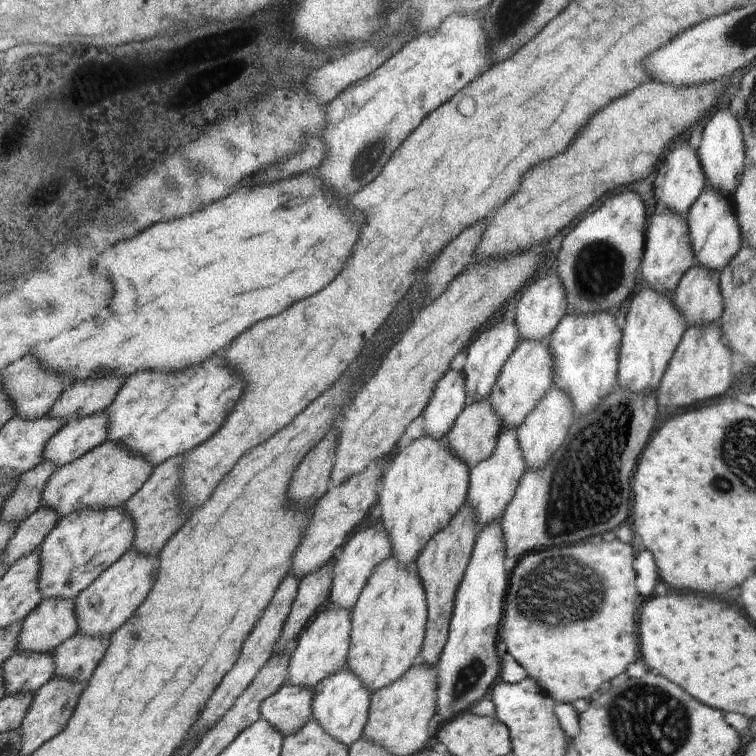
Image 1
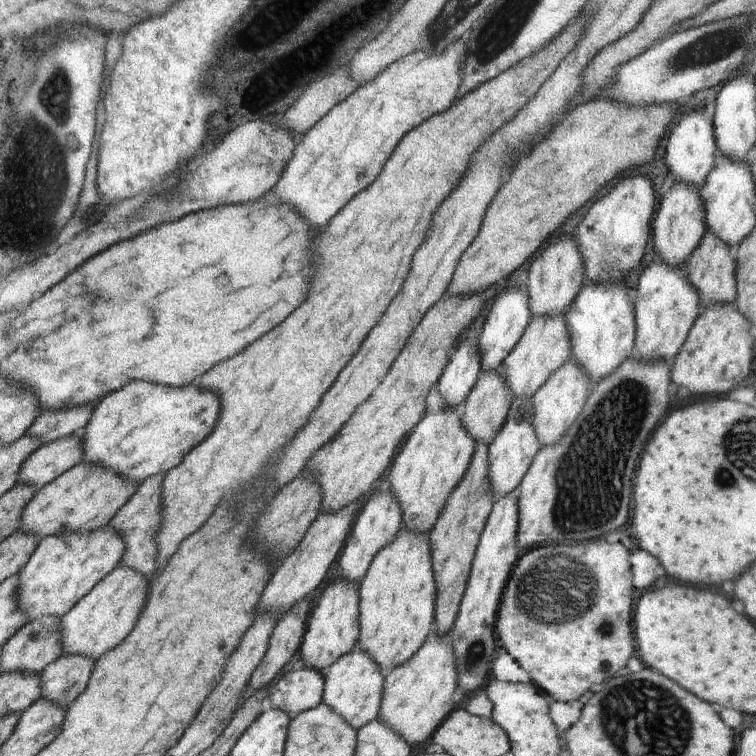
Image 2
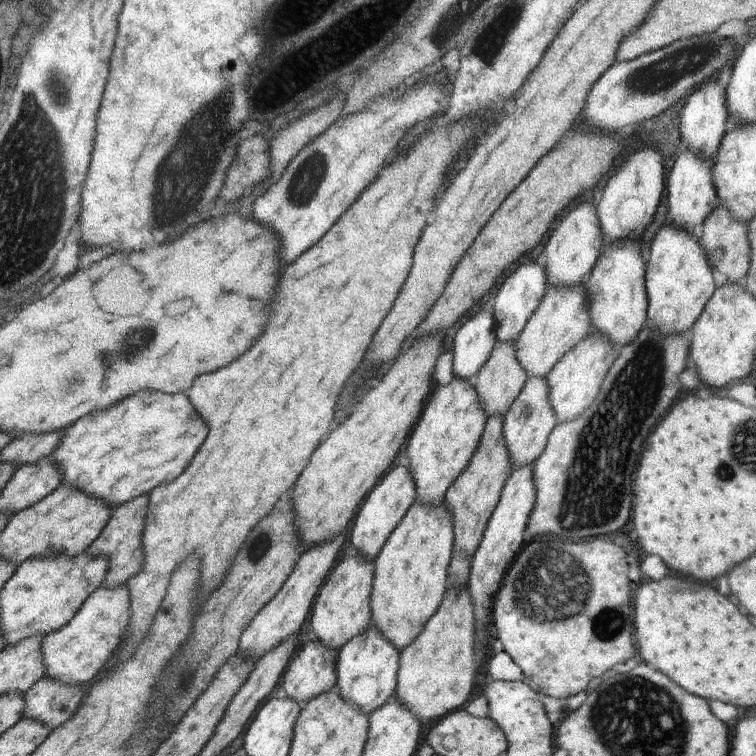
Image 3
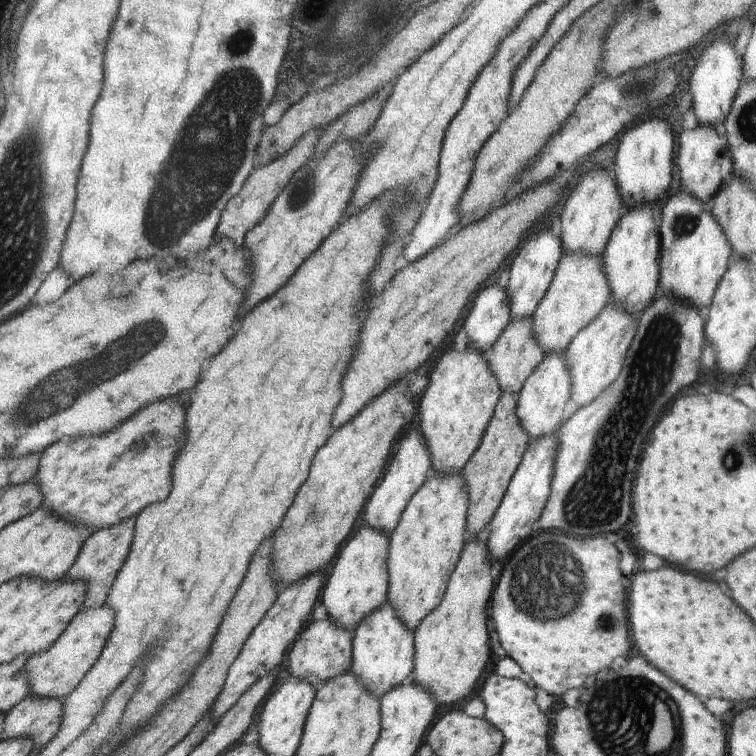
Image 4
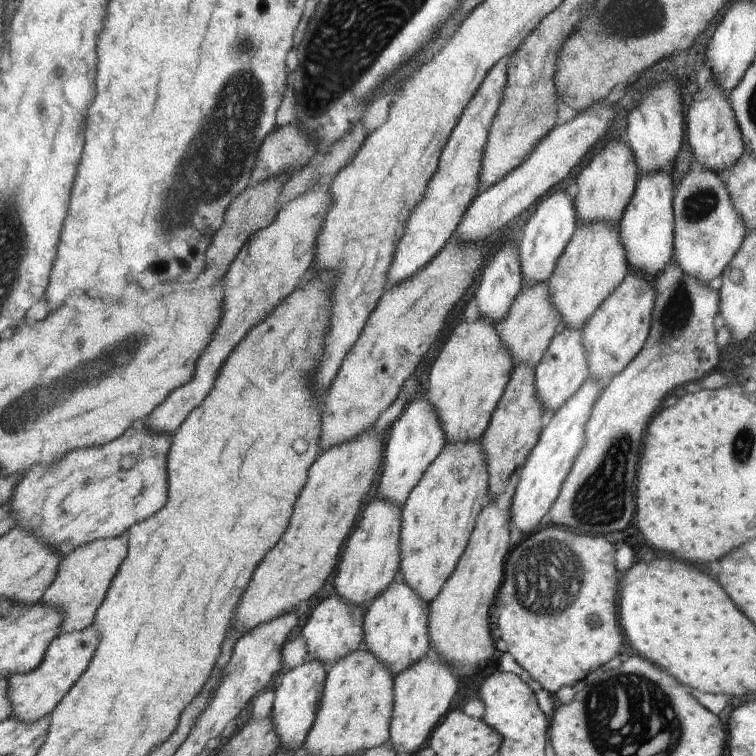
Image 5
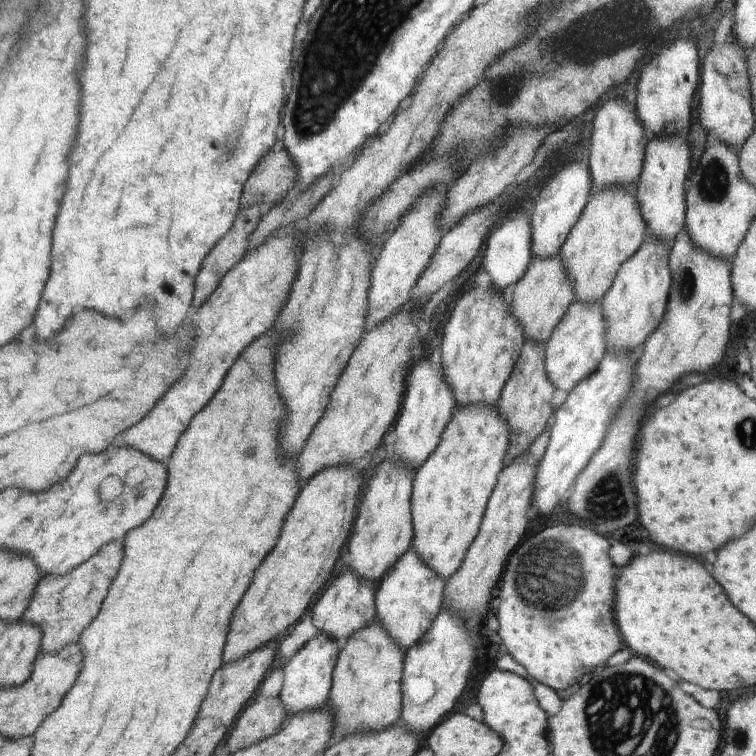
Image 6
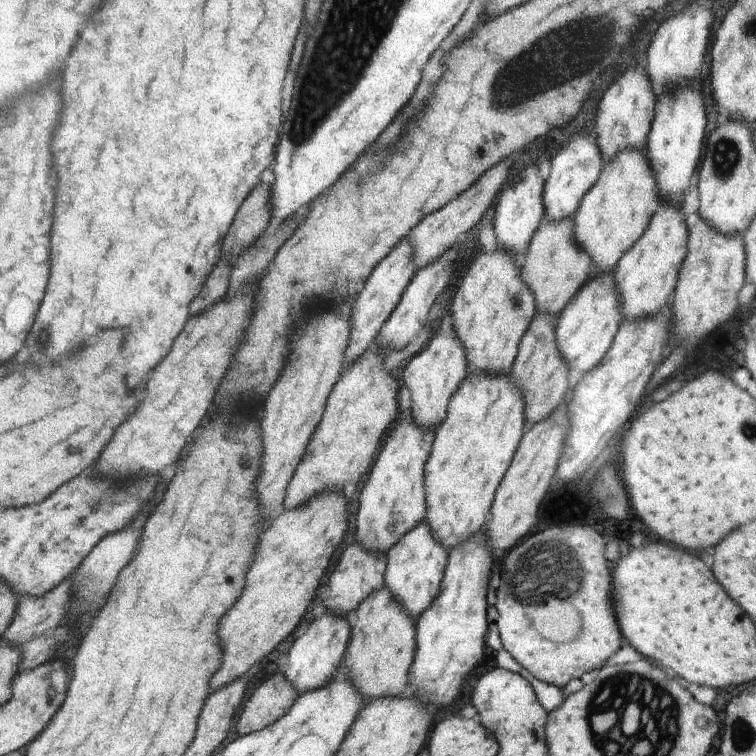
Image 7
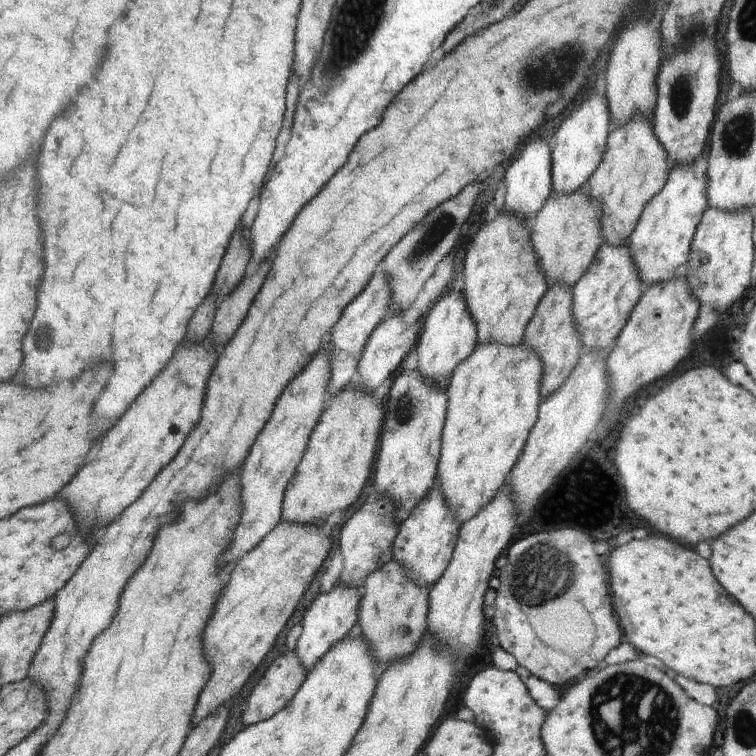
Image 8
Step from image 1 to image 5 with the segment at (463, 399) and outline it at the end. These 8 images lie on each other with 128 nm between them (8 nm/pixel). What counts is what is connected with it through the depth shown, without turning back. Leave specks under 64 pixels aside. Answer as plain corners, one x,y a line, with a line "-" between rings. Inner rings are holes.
517,246
501,248
482,270
475,294
479,316
498,324
508,314
522,287

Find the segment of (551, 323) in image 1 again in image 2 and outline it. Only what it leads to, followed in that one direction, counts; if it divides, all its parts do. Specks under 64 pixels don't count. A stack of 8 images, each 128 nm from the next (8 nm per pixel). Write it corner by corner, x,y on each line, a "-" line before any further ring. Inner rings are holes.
560,240
551,244
542,252
536,254
528,270
528,295
529,311
536,317
555,317
568,312
573,300
578,296
584,282
584,265
580,253
577,251
575,240

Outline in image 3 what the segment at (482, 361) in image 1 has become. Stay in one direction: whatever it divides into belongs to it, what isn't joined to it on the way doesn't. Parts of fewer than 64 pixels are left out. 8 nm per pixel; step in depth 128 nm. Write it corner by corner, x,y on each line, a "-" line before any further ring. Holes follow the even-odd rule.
529,261
520,268
516,268
505,282
500,286
496,294
493,309
495,321
495,335
497,343
514,343
519,334
524,330
528,320
538,306
548,288
545,270
536,261

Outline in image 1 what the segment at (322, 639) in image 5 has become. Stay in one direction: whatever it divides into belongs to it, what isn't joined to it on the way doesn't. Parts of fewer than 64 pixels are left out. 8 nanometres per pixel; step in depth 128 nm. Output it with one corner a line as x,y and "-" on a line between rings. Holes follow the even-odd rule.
282,685
278,692
263,700
259,708
261,719
284,737
296,734
312,718
313,690
298,685

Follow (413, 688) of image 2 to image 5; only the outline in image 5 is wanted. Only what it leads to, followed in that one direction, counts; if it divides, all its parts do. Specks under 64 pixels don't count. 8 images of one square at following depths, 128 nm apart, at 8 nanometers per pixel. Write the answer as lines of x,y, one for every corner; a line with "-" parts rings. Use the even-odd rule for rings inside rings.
486,501
476,515
465,551
446,580
439,595
429,604
428,636
431,653
456,673
458,680
470,678
484,660
494,654
494,640
489,628
488,602
495,598
503,581
506,554
514,544
509,528
509,507
498,508
497,502

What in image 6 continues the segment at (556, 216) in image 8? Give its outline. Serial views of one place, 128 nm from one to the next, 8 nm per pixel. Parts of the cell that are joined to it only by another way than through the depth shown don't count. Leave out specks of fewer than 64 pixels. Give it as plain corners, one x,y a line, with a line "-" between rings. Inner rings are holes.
533,256
524,276
514,284
514,292
510,298
512,298
509,304
511,315
521,326
525,342
528,340
546,344
554,327
566,314
568,307
575,302
575,292
561,257
541,259

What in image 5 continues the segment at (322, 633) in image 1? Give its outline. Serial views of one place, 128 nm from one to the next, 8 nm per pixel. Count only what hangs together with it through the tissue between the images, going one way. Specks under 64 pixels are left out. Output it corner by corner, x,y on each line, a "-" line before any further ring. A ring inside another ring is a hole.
377,498
362,510
362,519
356,526
356,530
351,533
342,554
342,560
338,564
338,572
334,578
334,590
336,595
351,605
361,606
364,610
372,606
373,600
382,594
389,584
397,577
400,566
399,544
401,508
394,507
393,504

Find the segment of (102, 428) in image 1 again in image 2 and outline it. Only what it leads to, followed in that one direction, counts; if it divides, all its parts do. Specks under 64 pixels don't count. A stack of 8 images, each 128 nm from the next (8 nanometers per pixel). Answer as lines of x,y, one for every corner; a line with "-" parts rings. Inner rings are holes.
75,433
42,444
24,463
18,482
32,483
37,490
41,489
63,472
82,463
85,456
83,448
83,440

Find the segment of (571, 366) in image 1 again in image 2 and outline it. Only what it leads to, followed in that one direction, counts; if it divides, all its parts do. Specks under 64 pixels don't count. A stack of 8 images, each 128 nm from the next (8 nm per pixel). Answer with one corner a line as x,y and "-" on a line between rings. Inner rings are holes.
625,280
622,283
613,283
600,287
588,284
582,285
578,296
563,314
567,322
567,331
571,340
571,358
578,367
588,375
592,386
610,376
625,360
633,354
635,341
635,316
633,315
633,304
628,301
628,286

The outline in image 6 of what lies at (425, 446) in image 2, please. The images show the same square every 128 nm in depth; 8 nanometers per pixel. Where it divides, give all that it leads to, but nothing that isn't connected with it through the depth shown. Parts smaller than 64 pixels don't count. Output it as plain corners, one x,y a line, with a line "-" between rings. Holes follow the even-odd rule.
489,287
486,290
473,288
464,294
456,302
444,328
443,341
437,354
444,380
454,395
456,408
481,405
494,409
524,343
524,333
511,315
509,304
504,302
503,293
496,293

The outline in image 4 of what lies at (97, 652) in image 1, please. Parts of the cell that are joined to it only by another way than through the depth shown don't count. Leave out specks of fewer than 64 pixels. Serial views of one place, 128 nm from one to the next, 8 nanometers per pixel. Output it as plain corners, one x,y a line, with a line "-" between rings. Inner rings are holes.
28,694
4,716
2,738
10,740
26,736
34,742
35,751
46,746
60,730
62,701
58,698
38,698

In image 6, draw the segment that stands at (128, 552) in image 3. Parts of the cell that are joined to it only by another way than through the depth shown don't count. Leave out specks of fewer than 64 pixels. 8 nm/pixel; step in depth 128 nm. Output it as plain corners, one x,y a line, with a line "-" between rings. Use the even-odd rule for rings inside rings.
112,541
92,558
80,563
65,575
43,576
22,618
22,621
28,621
41,628
41,654
56,652
70,643
79,642
82,632
94,622
96,615
102,610
122,559
122,541

